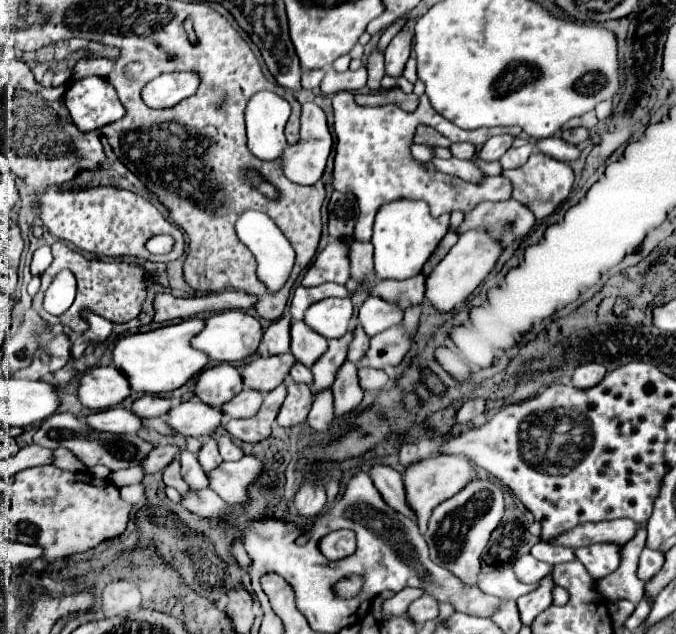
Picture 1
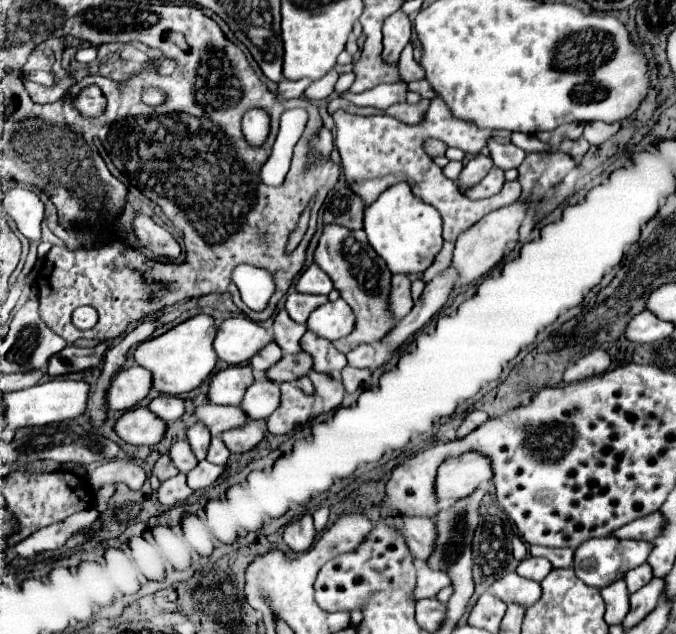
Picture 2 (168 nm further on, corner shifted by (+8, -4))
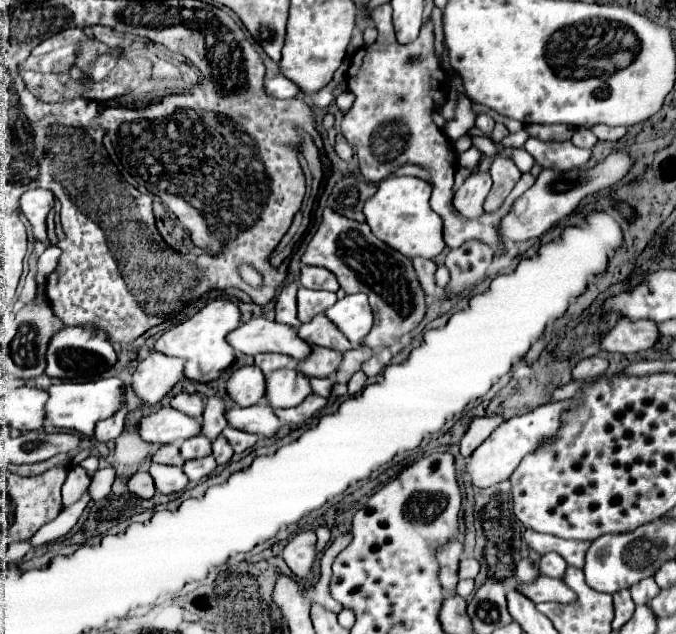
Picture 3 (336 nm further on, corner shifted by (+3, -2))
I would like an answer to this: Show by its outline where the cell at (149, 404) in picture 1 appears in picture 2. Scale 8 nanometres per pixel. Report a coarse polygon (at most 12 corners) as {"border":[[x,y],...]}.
{"border":[[170,394],[154,398],[148,408],[166,422],[186,412],[184,400]]}

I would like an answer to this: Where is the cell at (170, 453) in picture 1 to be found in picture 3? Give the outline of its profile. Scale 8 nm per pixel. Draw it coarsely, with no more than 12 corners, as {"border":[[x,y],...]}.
{"border":[[137,472],[129,478],[129,490],[141,498],[155,494],[149,472]]}

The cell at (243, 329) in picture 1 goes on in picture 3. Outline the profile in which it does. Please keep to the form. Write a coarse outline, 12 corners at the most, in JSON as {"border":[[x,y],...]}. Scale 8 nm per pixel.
{"border":[[263,316],[229,332],[241,354],[309,354],[297,330]]}

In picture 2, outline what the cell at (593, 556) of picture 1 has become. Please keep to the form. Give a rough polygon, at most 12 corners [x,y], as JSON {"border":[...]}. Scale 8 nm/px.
{"border":[[592,538],[574,552],[584,584],[604,586],[644,564],[652,542]]}

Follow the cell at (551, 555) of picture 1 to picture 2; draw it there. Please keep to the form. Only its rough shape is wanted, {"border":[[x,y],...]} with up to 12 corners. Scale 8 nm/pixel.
{"border":[[530,546],[532,556],[542,556],[554,568],[568,568],[572,548]]}

